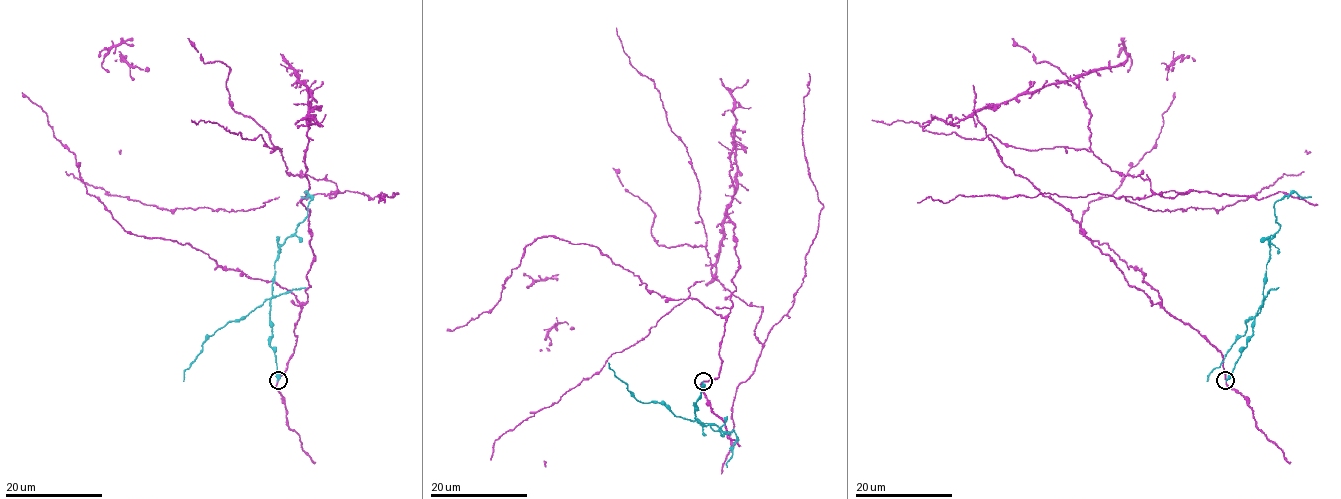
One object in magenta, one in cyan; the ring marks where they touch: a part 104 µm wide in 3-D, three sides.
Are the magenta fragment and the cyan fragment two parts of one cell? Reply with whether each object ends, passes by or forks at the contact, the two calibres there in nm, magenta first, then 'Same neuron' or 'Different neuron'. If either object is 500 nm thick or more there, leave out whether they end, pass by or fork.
At the ring magenta passes by. At the ring cyan ends. Thickness 190 nm (magenta) against 300 nm. Different neuron

